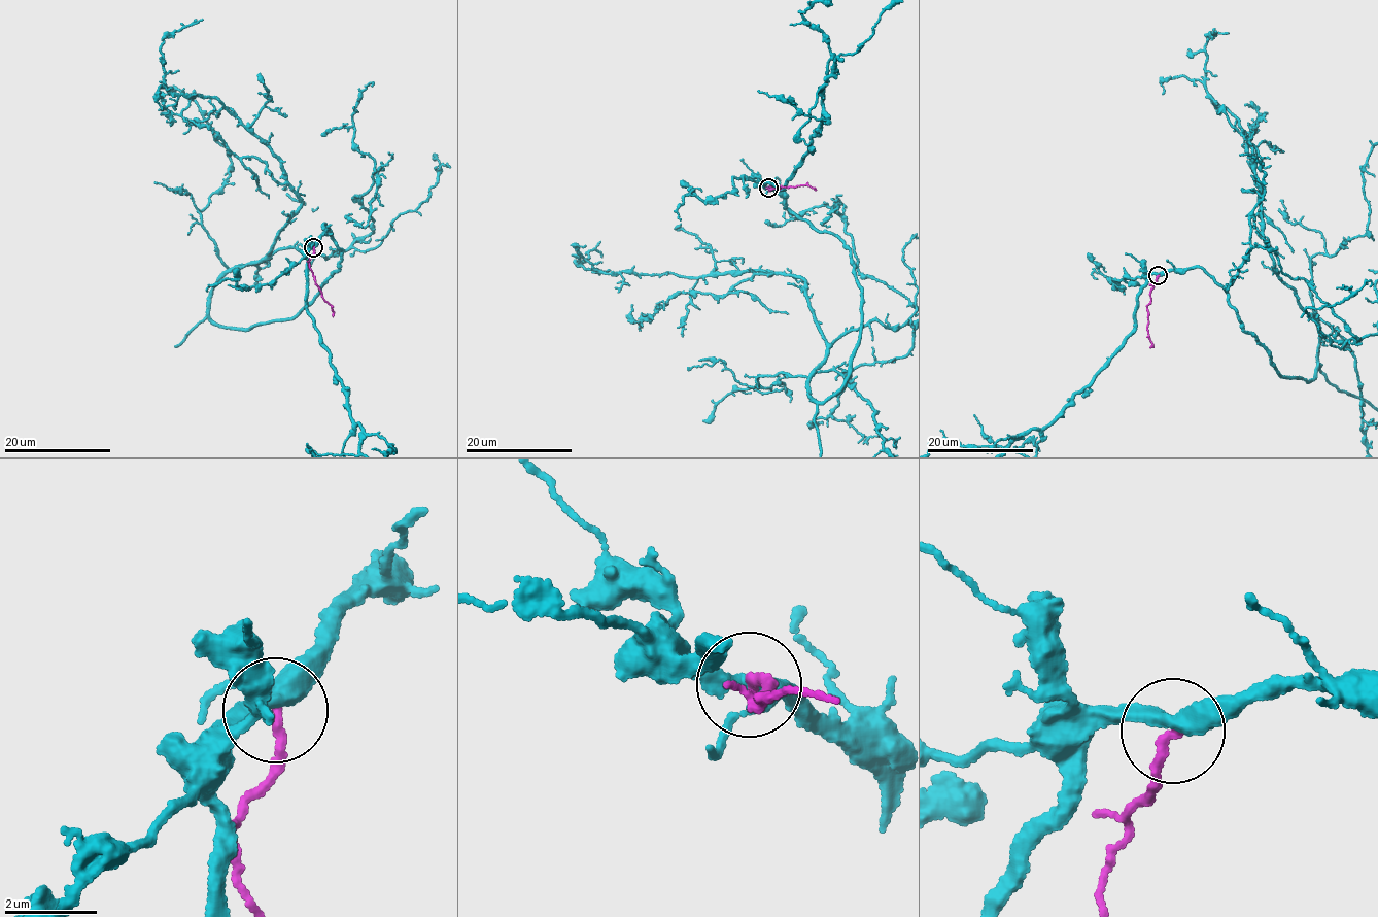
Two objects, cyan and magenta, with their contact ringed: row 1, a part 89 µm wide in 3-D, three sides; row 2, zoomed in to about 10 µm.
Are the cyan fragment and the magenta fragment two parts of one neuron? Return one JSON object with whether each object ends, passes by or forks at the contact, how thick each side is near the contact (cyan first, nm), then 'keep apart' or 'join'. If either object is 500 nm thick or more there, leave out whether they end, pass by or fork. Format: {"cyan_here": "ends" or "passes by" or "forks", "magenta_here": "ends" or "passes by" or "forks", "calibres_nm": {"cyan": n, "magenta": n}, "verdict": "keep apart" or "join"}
{"cyan_here": "forks", "magenta_here": "ends", "calibres_nm": {"cyan": 320, "magenta": 200}, "verdict": "keep apart"}

